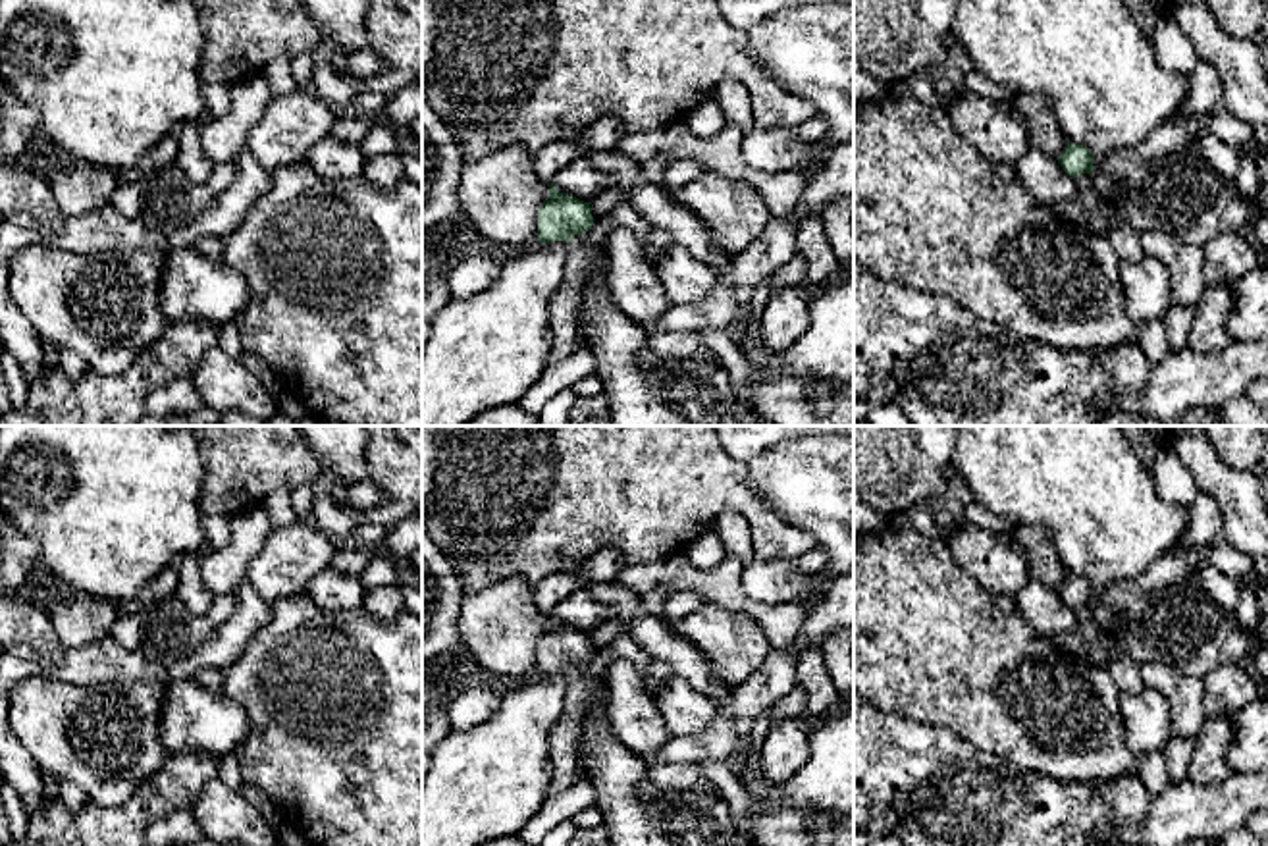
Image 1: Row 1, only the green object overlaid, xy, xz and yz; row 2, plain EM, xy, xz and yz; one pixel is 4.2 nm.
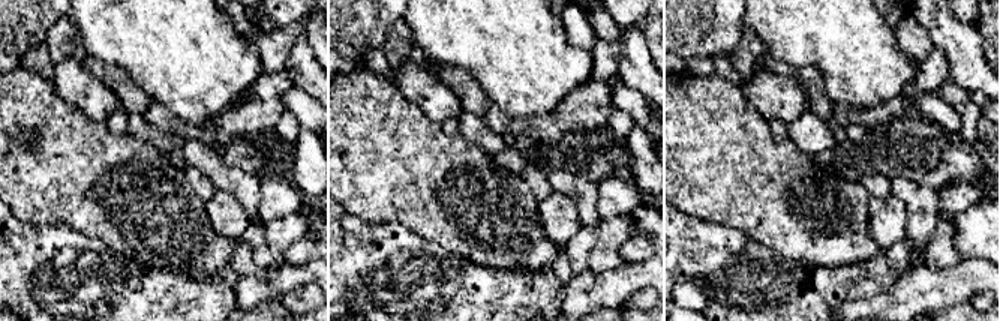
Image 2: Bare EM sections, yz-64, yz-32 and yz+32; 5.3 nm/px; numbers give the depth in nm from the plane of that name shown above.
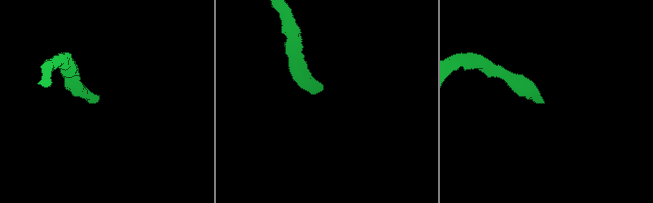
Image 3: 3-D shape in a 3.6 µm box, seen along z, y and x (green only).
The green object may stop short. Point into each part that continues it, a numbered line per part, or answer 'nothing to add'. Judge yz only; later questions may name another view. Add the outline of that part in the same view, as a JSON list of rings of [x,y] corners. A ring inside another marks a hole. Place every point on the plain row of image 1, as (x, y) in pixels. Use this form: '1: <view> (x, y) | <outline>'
1: yz (1172, 573) | [[[1174,547],[1131,580],[1093,584],[1093,597],[1116,613],[1141,613],[1154,599],[1172,594],[1204,595],[1193,574],[1210,565],[1212,547]]]

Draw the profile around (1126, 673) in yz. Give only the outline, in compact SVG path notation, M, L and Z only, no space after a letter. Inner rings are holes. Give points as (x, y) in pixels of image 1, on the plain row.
M1116 657L1106 669L1120 692L1135 694L1147 686L1139 663L1131 657Z

